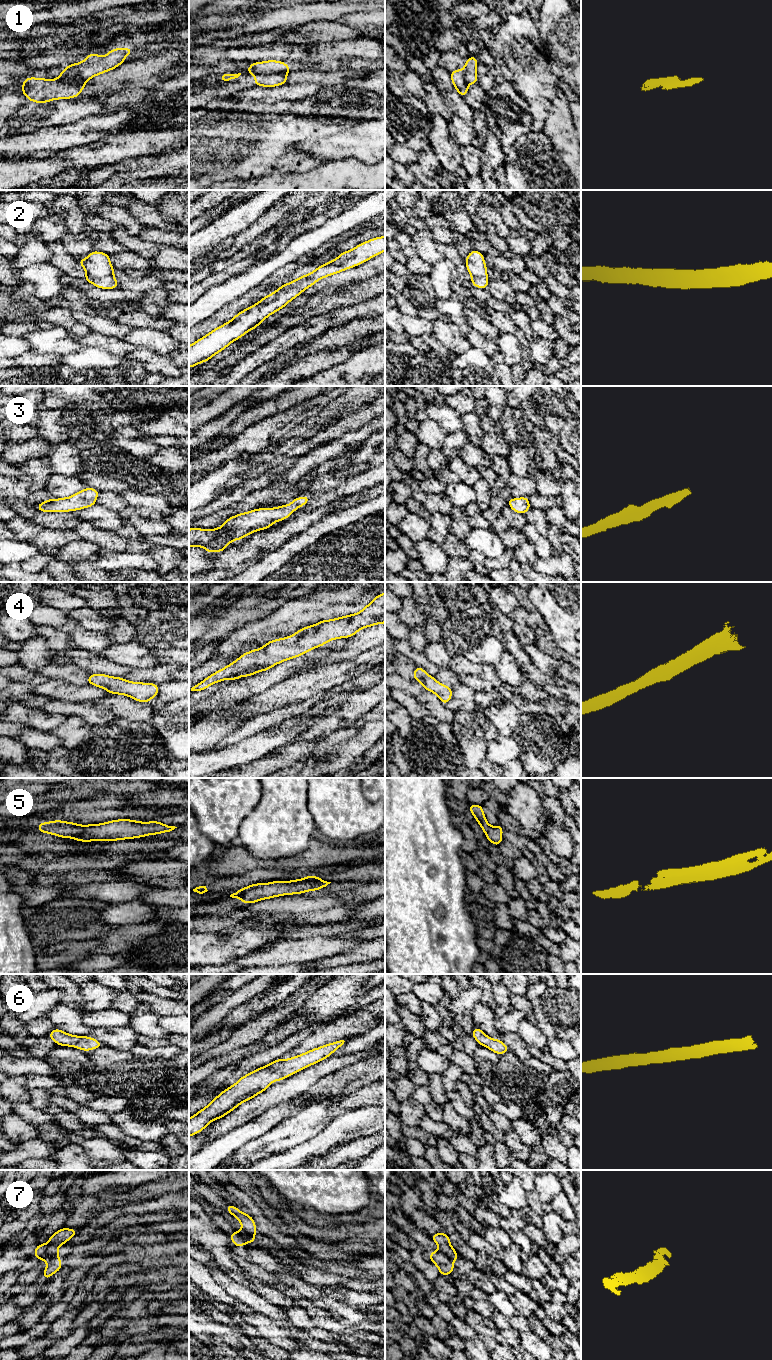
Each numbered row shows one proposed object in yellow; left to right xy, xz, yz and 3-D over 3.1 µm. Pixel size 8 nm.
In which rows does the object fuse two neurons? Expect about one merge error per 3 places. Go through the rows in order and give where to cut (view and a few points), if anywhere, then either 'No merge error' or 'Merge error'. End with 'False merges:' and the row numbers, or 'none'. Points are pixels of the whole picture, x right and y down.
1: Split along xz (287, 71), (257, 73), (255, 75). Merge error
2: No split. No merge error
3: No split. No merge error
4: No split. No merge error
5: No split. No merge error
6: No split. No merge error
7: Split along yz (440, 1249), (452, 1261). Merge error
False merges: 1, 7

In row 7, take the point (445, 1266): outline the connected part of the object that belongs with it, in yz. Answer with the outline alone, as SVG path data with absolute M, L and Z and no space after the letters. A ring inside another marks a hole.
M441 1250L430 1252L429 1259L438 1267L439 1275L451 1275L455 1269L453 1261L449 1260Z

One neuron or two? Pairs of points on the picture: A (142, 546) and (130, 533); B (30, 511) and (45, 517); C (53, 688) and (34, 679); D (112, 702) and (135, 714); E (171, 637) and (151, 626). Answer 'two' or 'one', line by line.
A: one
B: two
C: two
D: one
E: one

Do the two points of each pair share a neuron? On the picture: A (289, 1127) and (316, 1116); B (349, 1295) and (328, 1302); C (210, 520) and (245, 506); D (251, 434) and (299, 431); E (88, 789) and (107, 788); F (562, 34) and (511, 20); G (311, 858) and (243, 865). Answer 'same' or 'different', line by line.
A: same
B: different
C: same
D: different
E: same
F: different
G: same

